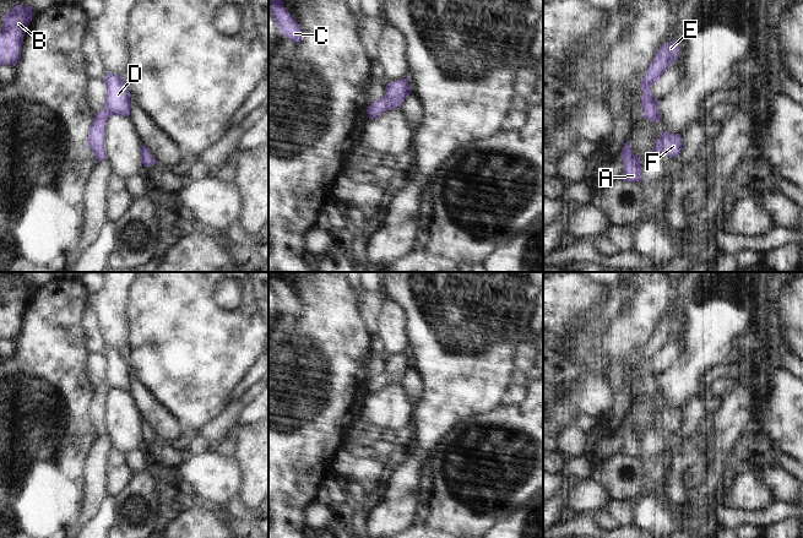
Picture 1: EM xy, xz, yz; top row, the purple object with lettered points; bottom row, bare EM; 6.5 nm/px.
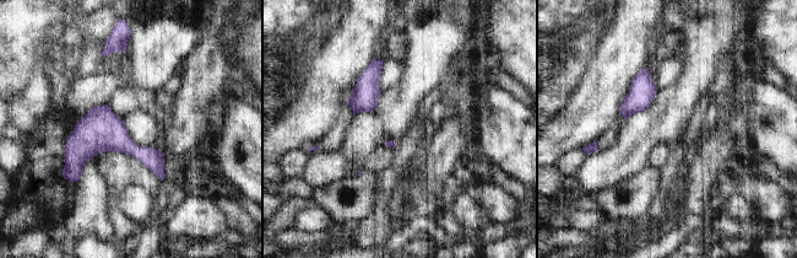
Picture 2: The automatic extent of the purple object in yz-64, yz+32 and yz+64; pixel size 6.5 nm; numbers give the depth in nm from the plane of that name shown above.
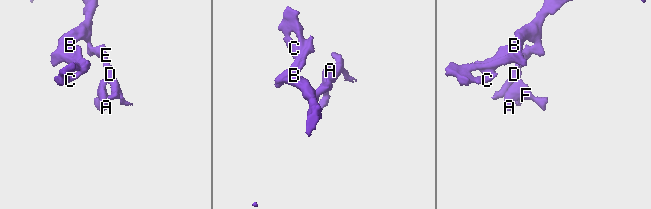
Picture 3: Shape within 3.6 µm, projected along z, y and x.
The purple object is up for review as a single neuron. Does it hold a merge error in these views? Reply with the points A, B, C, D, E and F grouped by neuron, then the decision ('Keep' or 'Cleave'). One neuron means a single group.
Groups: A B C D E F. Keep.

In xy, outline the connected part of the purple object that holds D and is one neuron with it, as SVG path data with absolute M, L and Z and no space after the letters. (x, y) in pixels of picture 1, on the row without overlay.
M107 347L103 357L107 360L104 384L94 388L87 409L87 417L97 434L97 438L107 434L107 426L104 424L104 407L107 404L108 392L110 390L129 391L130 388L130 369L126 355L118 349Z

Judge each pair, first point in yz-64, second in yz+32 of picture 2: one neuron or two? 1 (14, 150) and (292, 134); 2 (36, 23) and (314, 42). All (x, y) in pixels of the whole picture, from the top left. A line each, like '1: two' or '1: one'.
1: two
2: two

